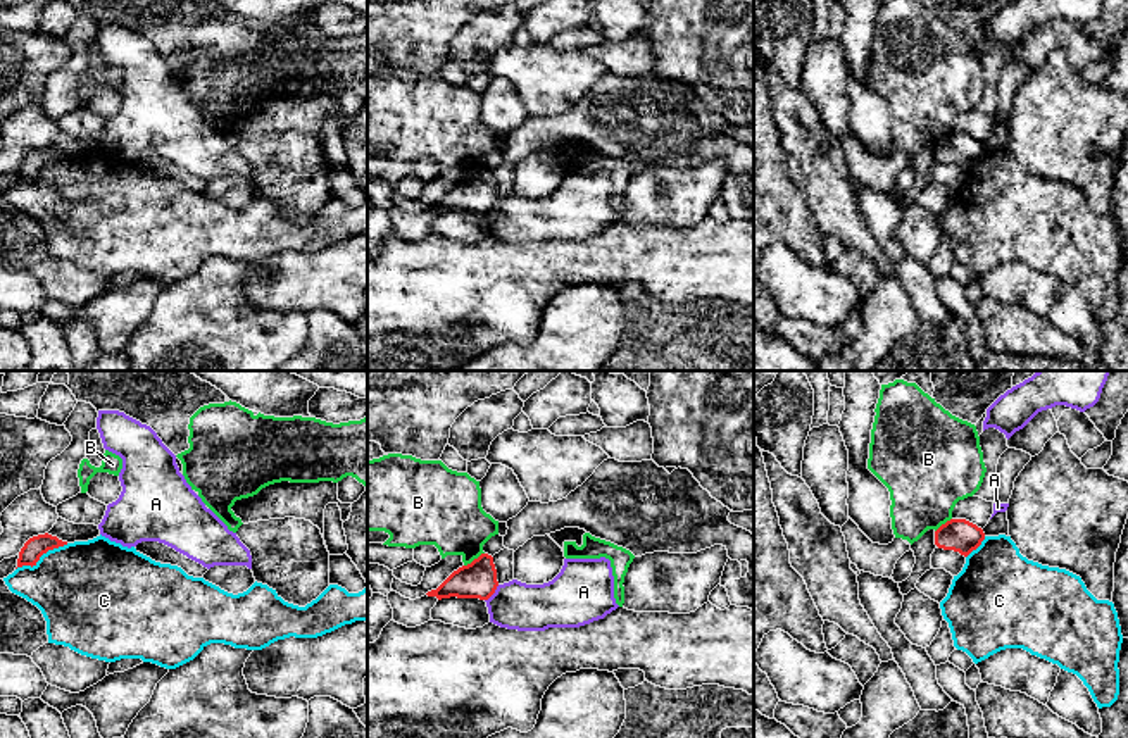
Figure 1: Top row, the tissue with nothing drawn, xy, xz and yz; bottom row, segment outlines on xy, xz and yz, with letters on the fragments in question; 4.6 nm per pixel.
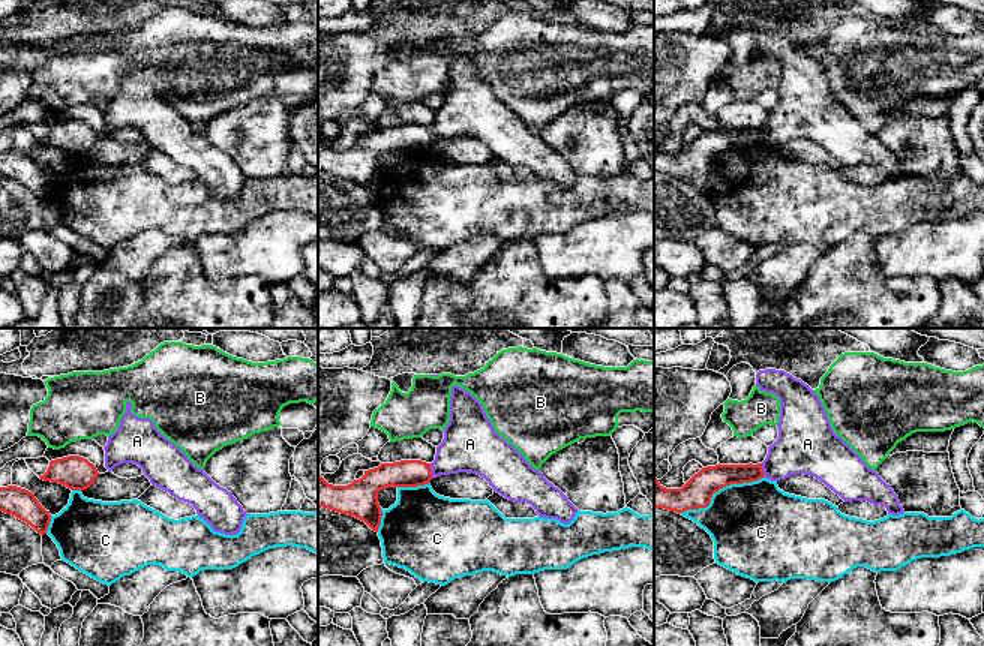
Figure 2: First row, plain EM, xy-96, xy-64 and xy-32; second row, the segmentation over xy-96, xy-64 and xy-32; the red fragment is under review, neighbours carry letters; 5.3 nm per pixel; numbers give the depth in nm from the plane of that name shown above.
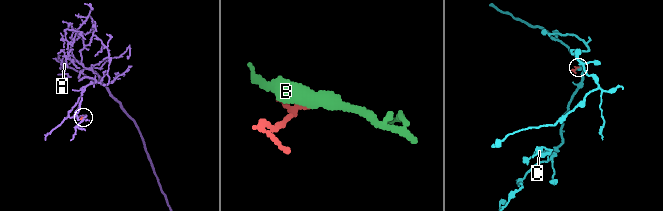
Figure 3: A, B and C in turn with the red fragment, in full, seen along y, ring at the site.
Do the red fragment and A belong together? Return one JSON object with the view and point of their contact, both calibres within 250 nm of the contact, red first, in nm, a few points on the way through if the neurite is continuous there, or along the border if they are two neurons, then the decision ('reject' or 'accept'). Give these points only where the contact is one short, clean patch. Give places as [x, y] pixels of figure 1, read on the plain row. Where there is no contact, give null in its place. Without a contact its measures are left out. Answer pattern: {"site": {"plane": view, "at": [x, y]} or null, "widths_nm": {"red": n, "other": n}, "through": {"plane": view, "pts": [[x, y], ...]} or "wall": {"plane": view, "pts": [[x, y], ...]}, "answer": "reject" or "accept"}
{"site": {"plane": "xz", "at": [492, 207]}, "widths_nm": {"red": 180, "other": 220}, "wall": {"plane": "xz", "pts": [[499, 199], [485, 214]]}, "answer": "reject"}

